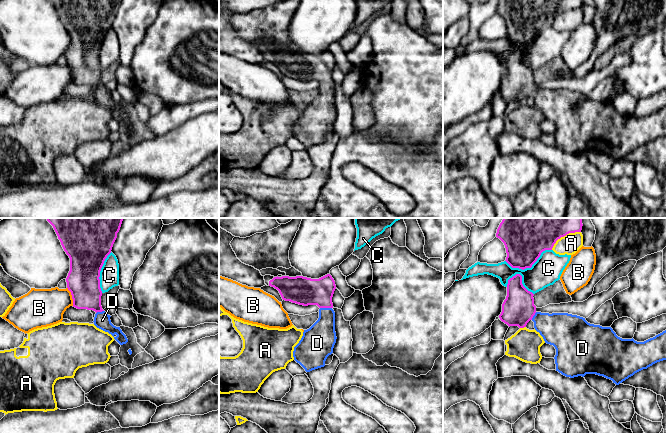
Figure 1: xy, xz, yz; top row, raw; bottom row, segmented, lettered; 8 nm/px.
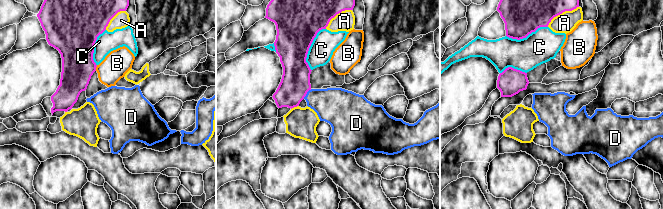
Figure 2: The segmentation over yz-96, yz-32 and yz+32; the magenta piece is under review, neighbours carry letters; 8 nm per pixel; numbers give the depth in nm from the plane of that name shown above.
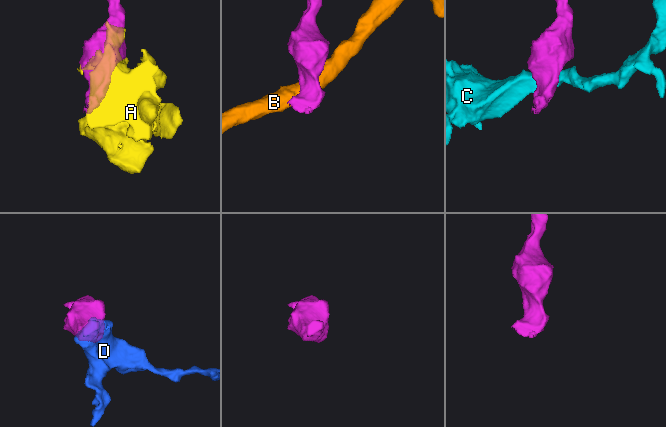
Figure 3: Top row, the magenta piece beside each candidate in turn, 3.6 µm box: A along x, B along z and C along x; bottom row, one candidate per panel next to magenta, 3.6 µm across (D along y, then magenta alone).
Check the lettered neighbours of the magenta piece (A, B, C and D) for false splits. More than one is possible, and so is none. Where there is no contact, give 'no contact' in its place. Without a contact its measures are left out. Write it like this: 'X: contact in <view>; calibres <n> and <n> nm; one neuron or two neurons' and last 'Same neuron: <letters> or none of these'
A: contact in yz; calibres 460 and 160 nm; two neurons
B: contact in xy; calibres 260 and 300 nm; two neurons
C: contact in yz; calibres 360 and 220 nm; two neurons
D: contact in xz; calibres 220 and 240 nm; one neuron
Same neuron: D

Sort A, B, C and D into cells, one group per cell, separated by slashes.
A / B / C / D

